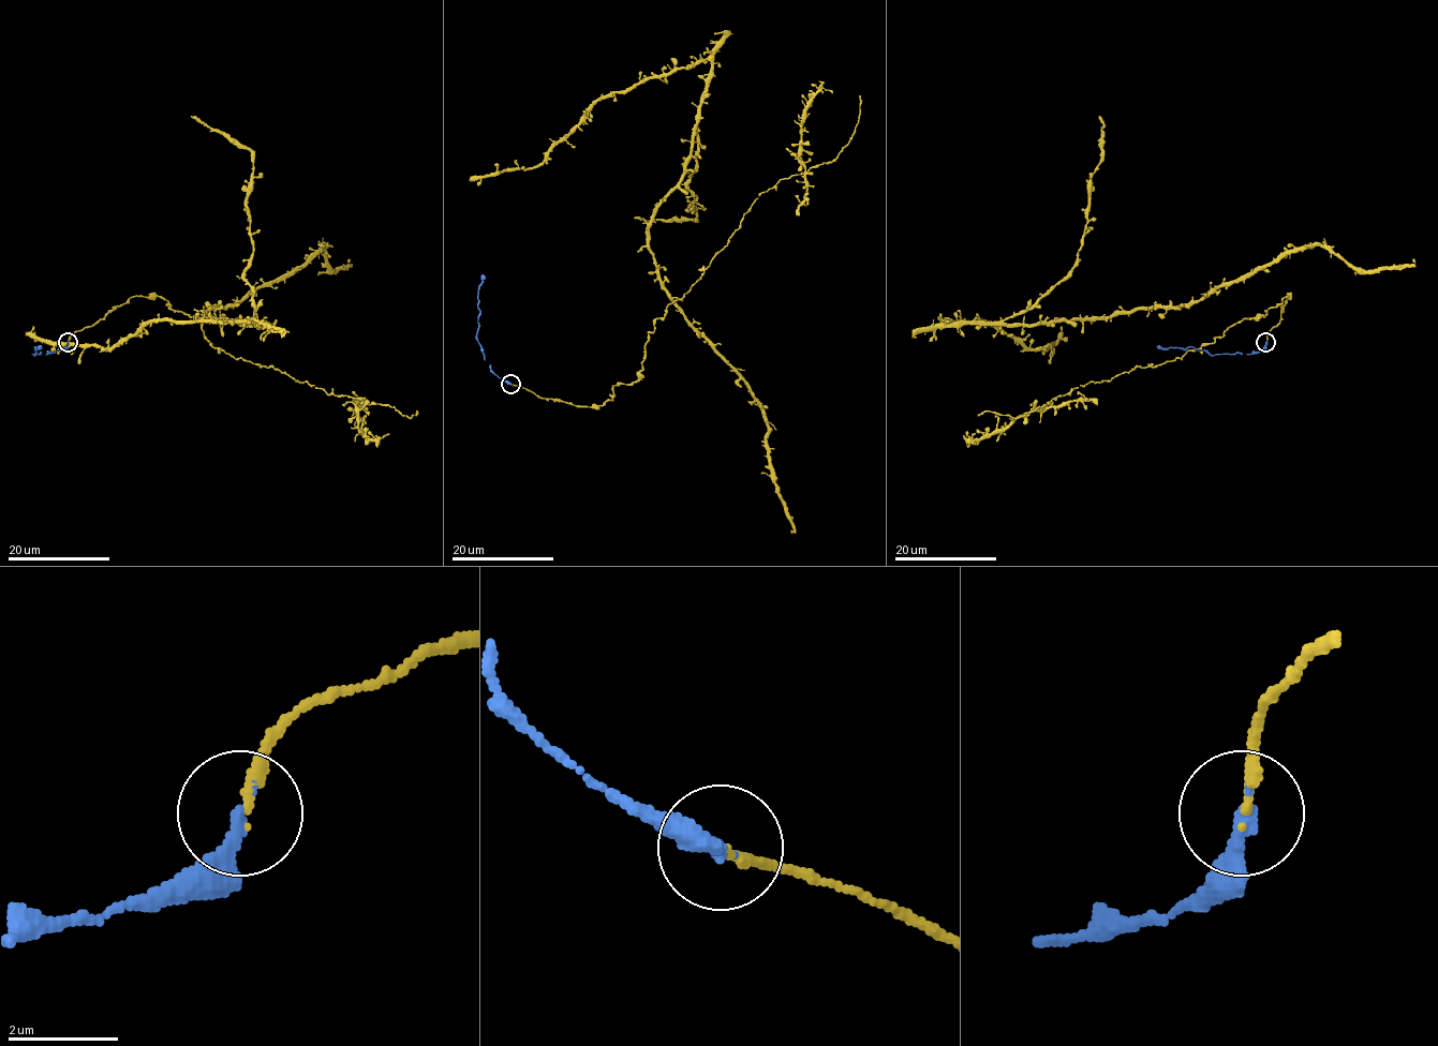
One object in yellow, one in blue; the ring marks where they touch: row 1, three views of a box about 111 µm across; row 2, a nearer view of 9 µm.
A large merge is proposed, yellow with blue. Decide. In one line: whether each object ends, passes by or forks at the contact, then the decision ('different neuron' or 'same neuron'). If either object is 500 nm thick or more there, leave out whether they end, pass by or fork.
yellow ends there; blue ends there; same neuron

